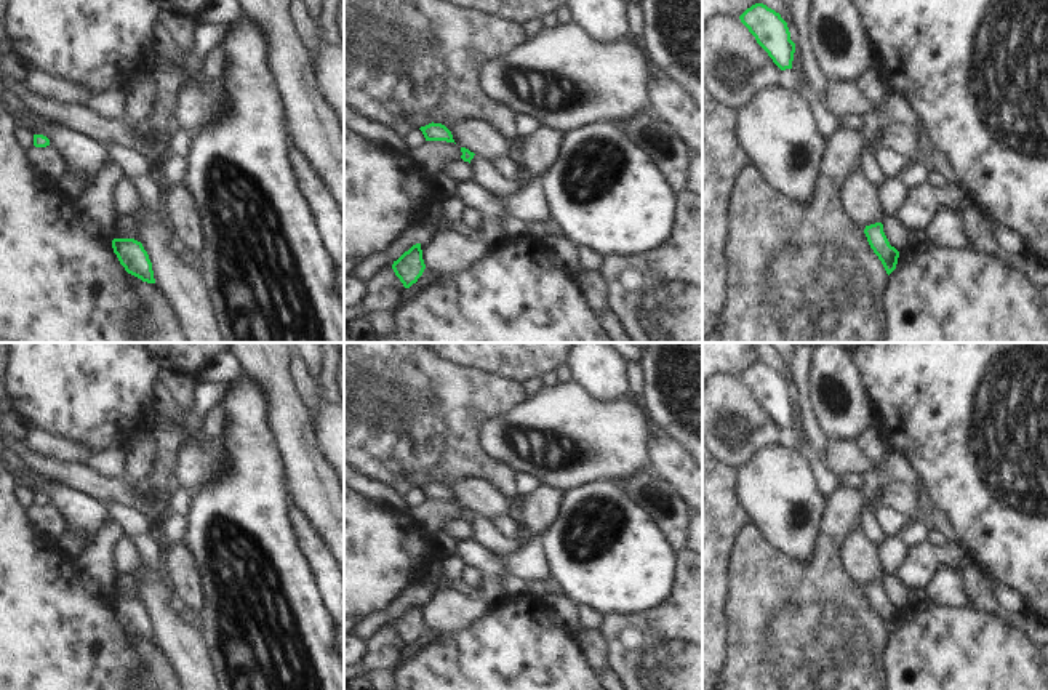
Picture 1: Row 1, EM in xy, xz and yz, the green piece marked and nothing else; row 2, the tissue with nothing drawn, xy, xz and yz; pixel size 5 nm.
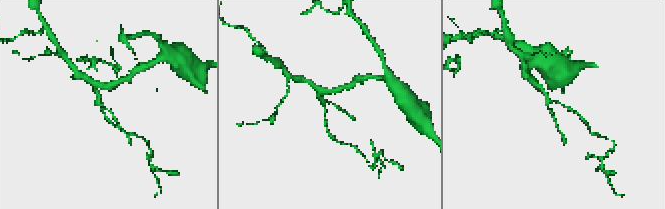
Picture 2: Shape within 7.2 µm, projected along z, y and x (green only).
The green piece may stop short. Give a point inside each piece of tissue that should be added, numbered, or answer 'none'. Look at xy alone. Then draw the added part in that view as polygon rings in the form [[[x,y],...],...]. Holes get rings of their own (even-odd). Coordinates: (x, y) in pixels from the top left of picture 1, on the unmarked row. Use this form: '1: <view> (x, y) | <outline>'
none

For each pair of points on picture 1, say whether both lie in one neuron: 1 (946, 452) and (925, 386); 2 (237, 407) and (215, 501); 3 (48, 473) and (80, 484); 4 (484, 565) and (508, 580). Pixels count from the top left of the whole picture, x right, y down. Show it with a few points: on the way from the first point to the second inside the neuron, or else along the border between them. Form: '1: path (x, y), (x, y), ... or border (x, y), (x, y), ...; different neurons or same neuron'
1: path (946, 436), (946, 407), (941, 402); same neuron
2: path (240, 431), (239, 477); same neuron
3: path (56, 473), (72, 476); same neuron
4: border (504, 570), (500, 578), (503, 596); different neurons

